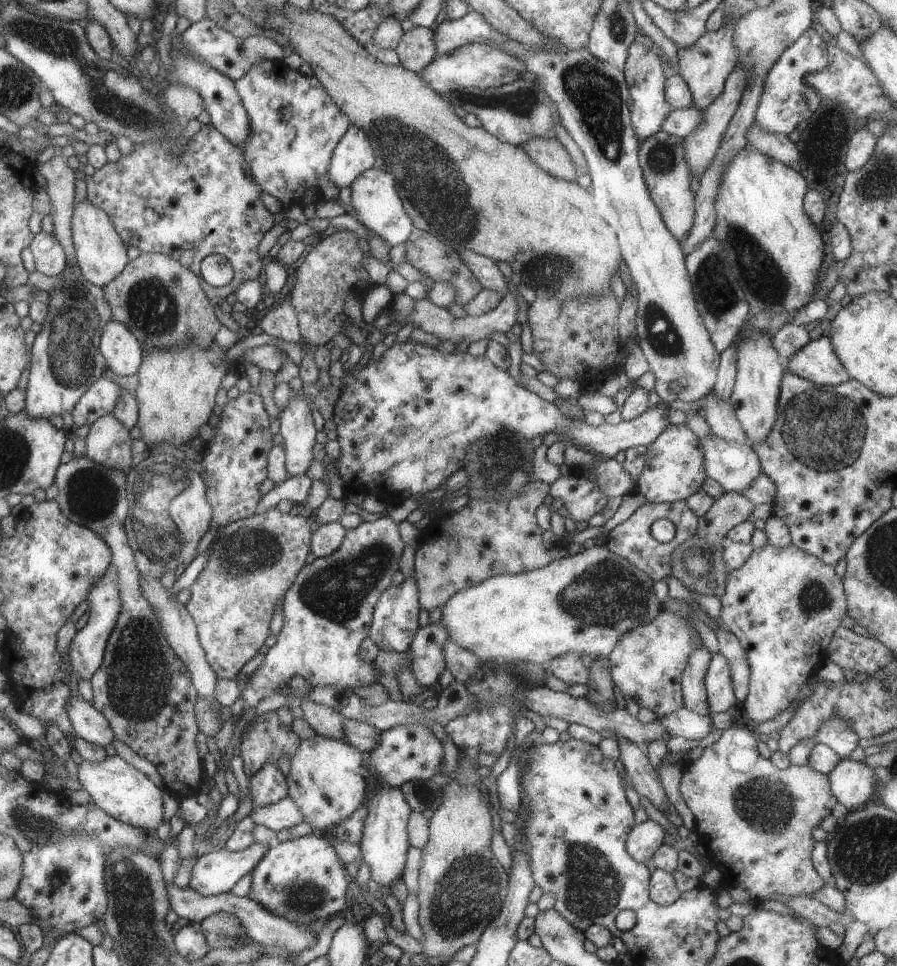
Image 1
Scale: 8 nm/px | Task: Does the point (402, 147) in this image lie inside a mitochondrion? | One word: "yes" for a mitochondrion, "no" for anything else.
yes

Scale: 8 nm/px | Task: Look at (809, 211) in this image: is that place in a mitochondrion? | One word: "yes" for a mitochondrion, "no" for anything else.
no

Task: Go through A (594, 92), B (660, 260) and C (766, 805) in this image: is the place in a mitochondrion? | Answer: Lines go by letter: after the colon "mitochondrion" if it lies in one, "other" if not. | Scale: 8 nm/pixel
A: mitochondrion
B: other
C: mitochondrion

